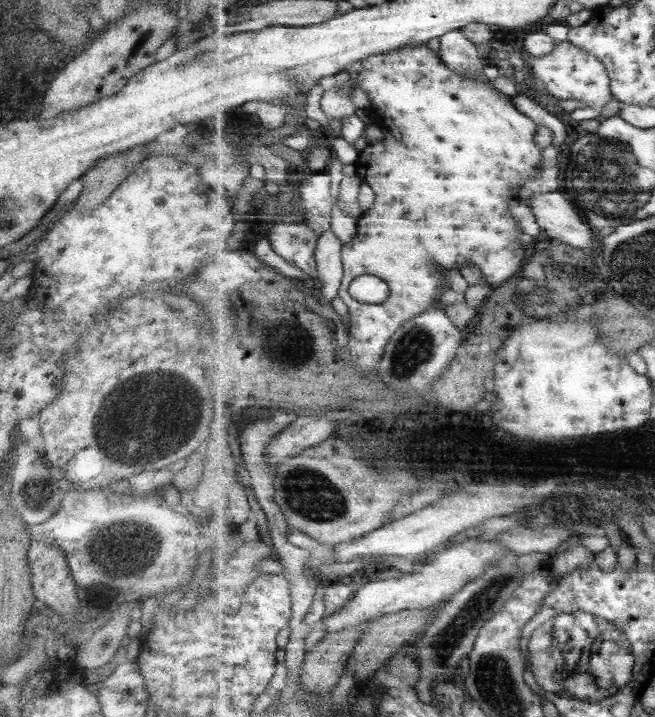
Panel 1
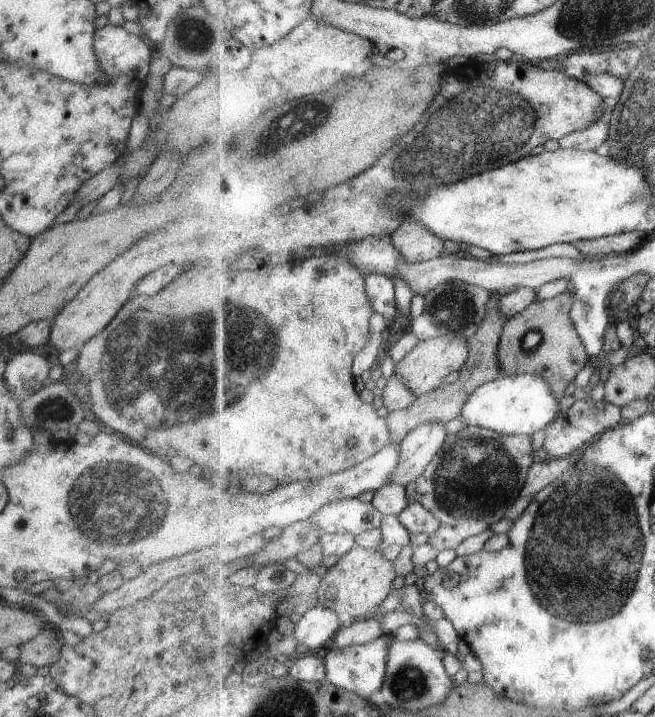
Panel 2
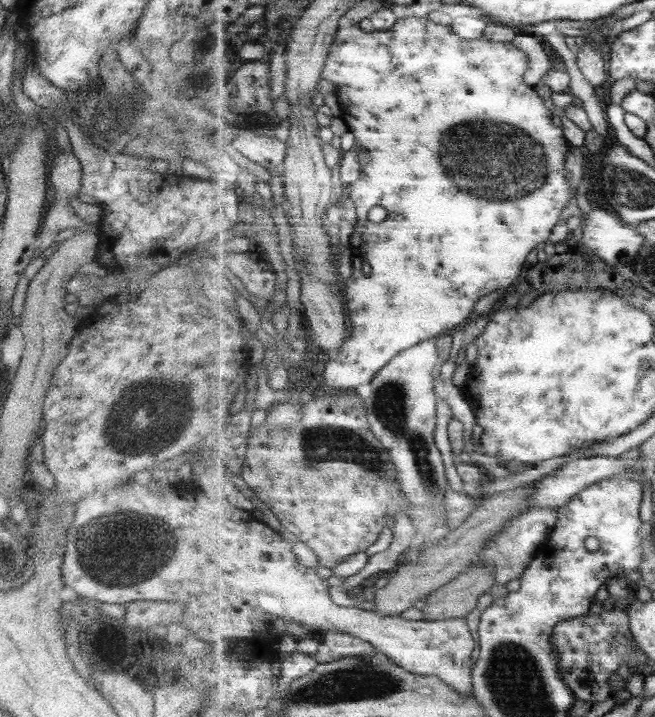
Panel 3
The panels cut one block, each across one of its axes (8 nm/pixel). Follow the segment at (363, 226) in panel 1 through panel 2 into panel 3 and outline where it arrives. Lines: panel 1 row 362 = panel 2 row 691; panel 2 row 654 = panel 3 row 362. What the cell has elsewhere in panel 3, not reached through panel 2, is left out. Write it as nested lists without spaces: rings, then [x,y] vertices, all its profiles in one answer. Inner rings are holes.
[[[427,16],[397,19],[390,29],[383,29],[382,31],[364,32],[358,26],[342,28],[338,31],[321,79],[331,81],[335,85],[335,94],[341,109],[340,117],[347,124],[348,130],[351,130],[355,136],[353,149],[362,148],[360,152],[362,178],[353,183],[351,188],[350,198],[357,209],[359,220],[354,225],[354,231],[349,238],[350,249],[353,254],[353,276],[344,281],[346,288],[343,301],[347,308],[349,326],[352,327],[352,330],[342,349],[335,356],[330,356],[328,362],[323,364],[324,394],[353,391],[359,385],[371,383],[377,373],[385,368],[387,363],[401,351],[418,345],[422,340],[437,338],[445,333],[455,331],[463,323],[469,321],[473,307],[481,298],[498,290],[510,291],[515,280],[522,276],[523,264],[527,262],[529,252],[533,252],[537,248],[537,244],[543,242],[548,245],[553,226],[560,222],[561,210],[573,198],[565,171],[565,154],[567,154],[569,144],[563,136],[563,129],[553,123],[554,116],[545,106],[543,98],[537,94],[533,85],[525,84],[523,74],[525,74],[529,64],[526,53],[509,41],[506,43],[493,42],[483,36],[467,42],[467,39],[463,40],[463,37],[457,34],[451,25],[435,24]],[[451,140],[453,140],[453,148],[455,148],[453,160],[449,160]],[[379,205],[385,208],[387,216],[381,223],[373,223],[367,216],[369,216],[369,210],[373,206]]]

